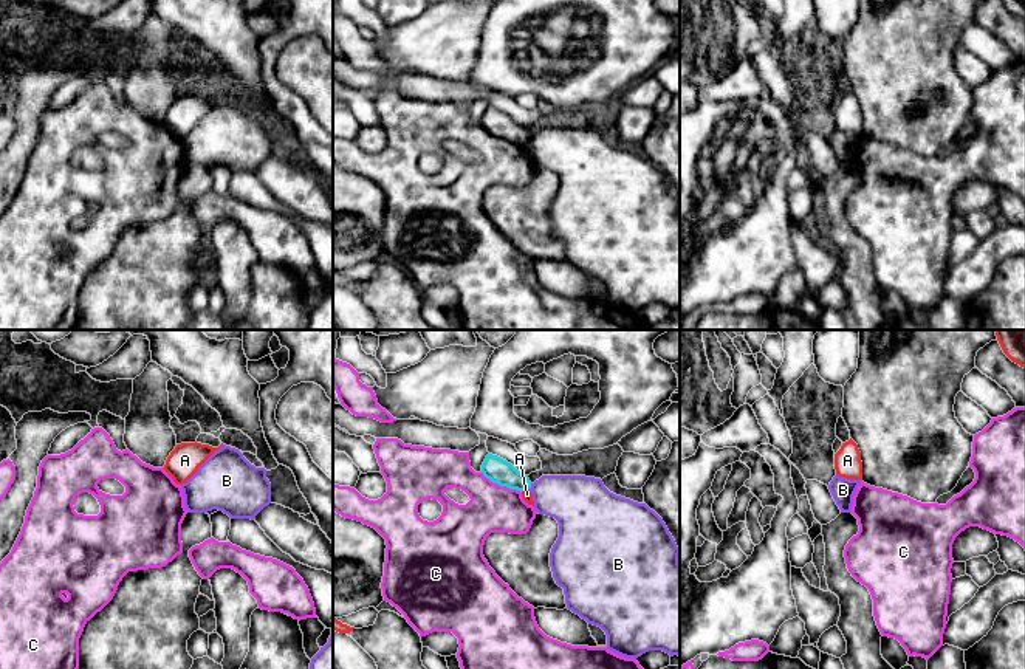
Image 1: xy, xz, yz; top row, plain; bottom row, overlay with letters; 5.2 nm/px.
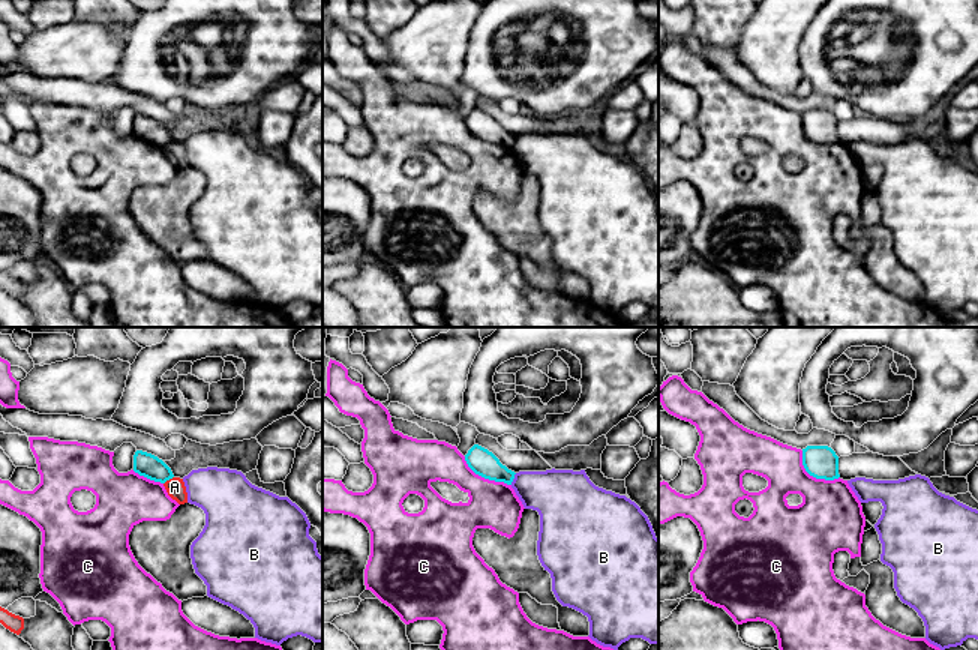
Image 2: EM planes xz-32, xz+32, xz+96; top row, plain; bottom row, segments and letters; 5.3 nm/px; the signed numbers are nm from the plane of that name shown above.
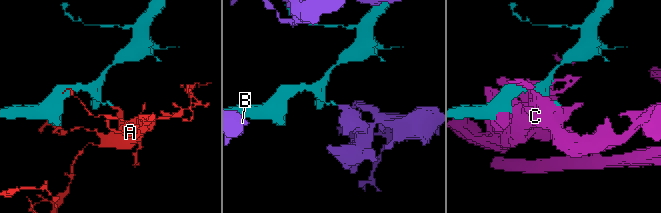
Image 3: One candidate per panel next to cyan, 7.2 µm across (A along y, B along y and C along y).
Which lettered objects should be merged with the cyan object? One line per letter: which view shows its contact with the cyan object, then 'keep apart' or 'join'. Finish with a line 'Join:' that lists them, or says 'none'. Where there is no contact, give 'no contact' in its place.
A: contact in xz; keep apart
B: contact in xz; keep apart
C: contact in xz; keep apart
Join: none

